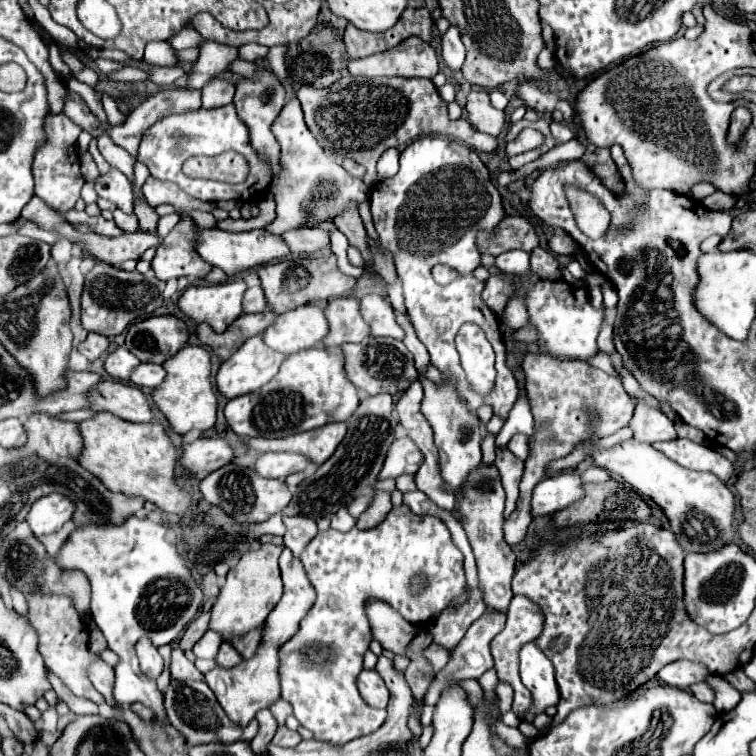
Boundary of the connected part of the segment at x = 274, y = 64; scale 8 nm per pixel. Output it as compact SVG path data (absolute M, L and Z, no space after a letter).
M270 47L270 53L266 57L268 61L268 67L276 73L276 77L280 79L280 83L290 91L290 87L286 85L286 69L284 69L284 53L286 53L286 47Z

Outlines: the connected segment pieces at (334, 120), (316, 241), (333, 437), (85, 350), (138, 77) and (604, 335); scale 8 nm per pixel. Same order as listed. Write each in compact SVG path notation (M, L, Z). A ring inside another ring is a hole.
M344 77L336 83L332 83L328 89L312 89L312 87L300 87L296 93L298 101L302 103L302 111L304 111L304 119L308 129L314 133L314 137L318 139L318 143L326 149L326 151L334 151L342 157L350 157L354 161L358 161L360 165L366 167L366 173L362 177L362 181L368 187L374 187L378 183L378 173L376 173L376 163L380 159L380 155L390 149L390 147L404 147L410 141L418 139L420 135L448 135L454 139L460 139L464 143L468 143L470 147L474 147L476 151L484 151L484 153L492 153L498 147L496 137L480 133L478 129L472 129L472 125L468 121L450 121L448 119L448 111L446 111L446 101L438 95L438 89L432 85L430 79L404 79L404 77L374 77L374 79L366 79L366 77Z
M318 227L290 229L282 237L284 237L284 241L286 241L286 245L290 247L292 253L303 257L314 257L320 249L330 245L328 233L318 229Z
M328 423L324 427L290 435L284 439L246 439L252 451L292 451L310 457L316 465L326 461L346 435L346 423Z
M88 333L86 341L82 345L78 345L78 351L88 359L88 361L96 361L110 345L110 339L104 335L96 335L96 333Z
M127 66L108 75L110 80L136 82L148 79L148 73L135 67Z
M606 321L602 323L600 335L598 335L598 347L604 353L612 353L614 351L614 343L612 343L612 325L608 325Z

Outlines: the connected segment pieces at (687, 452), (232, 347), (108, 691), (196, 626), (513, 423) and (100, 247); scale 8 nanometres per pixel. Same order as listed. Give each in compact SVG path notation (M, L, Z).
M690 439L664 441L654 447L682 467L694 469L694 471L710 471L716 477L720 477L722 481L730 479L730 475L734 473L734 465L724 455L720 455L718 451L714 451L710 447L698 445Z
M266 309L262 313L242 313L224 333L216 333L208 323L198 325L198 339L202 345L210 347L220 359L228 359L234 355L246 339L256 333L262 333L268 325L274 323L274 311Z
M98 655L94 657L94 661L88 667L88 677L90 683L104 695L104 699L110 703L112 701L112 687L114 687L114 669L102 661Z
M210 611L200 613L200 615L188 625L188 629L186 629L186 633L184 633L184 637L182 637L182 641L180 641L178 647L180 647L182 651L192 649L194 643L206 633L206 629L208 629L208 621L210 621Z
M520 395L518 403L512 407L508 421L504 423L504 427L500 429L500 433L496 435L496 445L498 447L506 447L506 443L516 435L516 433L524 433L528 437L528 443L534 443L534 417L530 411L530 405L526 403L524 395Z
M132 233L132 235L118 235L118 237L104 237L104 235L80 235L78 247L92 253L94 257L110 263L122 265L128 259L140 259L140 255L158 245L160 239L150 233Z

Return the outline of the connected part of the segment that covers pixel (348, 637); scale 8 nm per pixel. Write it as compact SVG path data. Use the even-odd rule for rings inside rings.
M402 505L402 507L398 507L398 509L392 509L392 511L388 513L388 517L386 517L378 527L374 527L374 529L360 531L358 527L354 527L354 529L350 529L350 531L346 531L346 533L340 533L340 531L336 531L336 529L320 531L320 533L306 545L306 549L304 549L304 553L302 553L302 563L304 563L304 569L306 569L306 575L308 575L312 587L316 587L318 597L316 597L316 603L312 605L312 609L308 611L308 615L302 619L302 625L300 625L300 629L298 629L298 633L296 633L286 645L282 645L282 649L280 649L282 699L286 699L286 701L294 707L294 717L300 721L302 727L306 727L306 729L310 729L310 731L314 733L314 739L326 741L326 743L330 743L330 745L346 745L346 741L354 741L354 739L358 739L358 737L364 737L364 735L370 735L370 733L378 731L378 729L384 725L384 721L386 721L386 709L374 709L374 707L370 707L370 705L360 697L360 693L358 693L358 689L356 689L356 677L358 677L358 673L362 671L362 657L364 657L364 653L368 651L370 641L374 639L374 637L372 637L372 629L370 629L370 623L368 623L368 617L366 617L366 605L368 605L368 601L370 601L370 599L380 599L380 601L392 605L392 609L396 609L396 611L398 611L406 621L410 621L412 625L418 625L418 627L420 627L420 625L426 625L430 619L434 619L436 615L440 615L442 609L448 607L448 603L452 601L452 597L456 597L456 595L460 595L460 593L464 591L464 585L466 585L466 577L464 577L464 555L462 555L462 551L454 545L454 541L452 541L452 537L450 537L450 531L448 531L448 527L446 527L446 523L444 523L442 519L432 517L432 515L414 515L406 505ZM418 573L422 573L422 575L428 577L428 587L426 587L418 597L412 597L412 595L404 593L404 583L406 583L412 575L418 575Z

